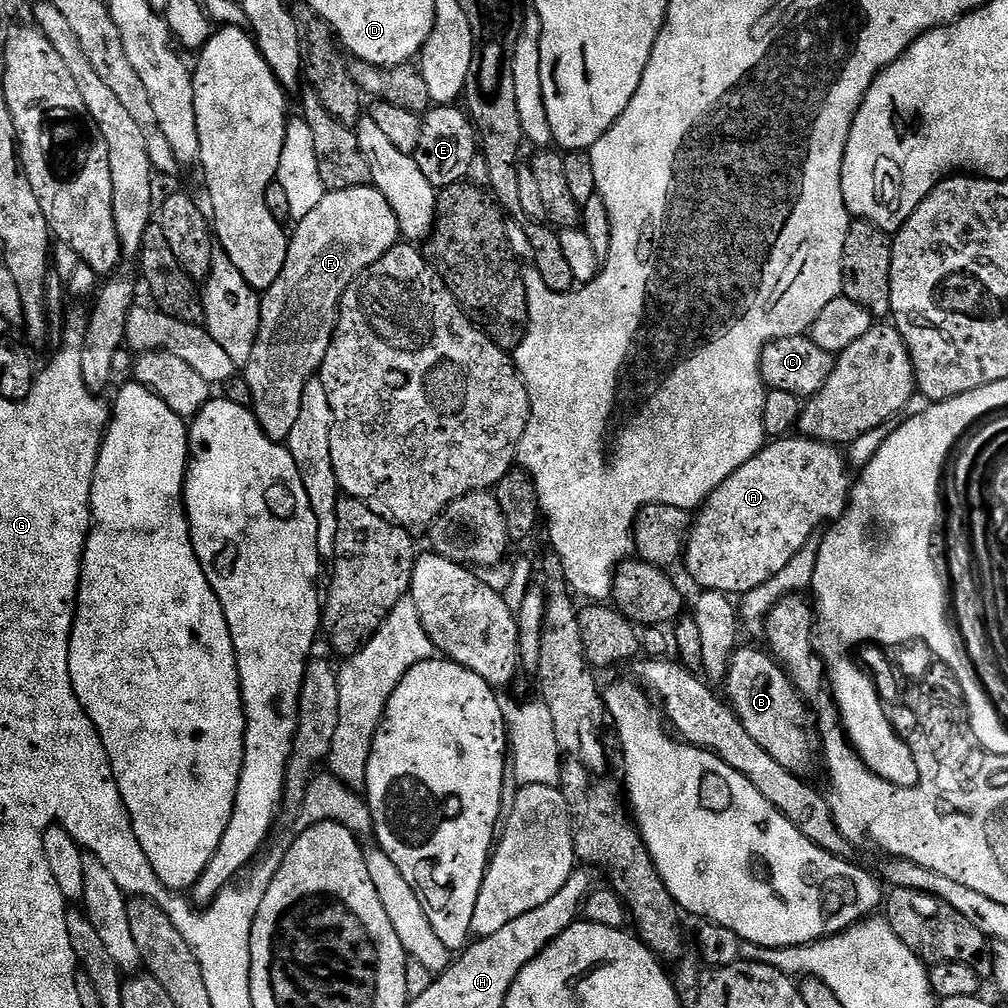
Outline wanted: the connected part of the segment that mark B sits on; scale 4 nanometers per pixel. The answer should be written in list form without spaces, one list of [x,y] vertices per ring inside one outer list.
[[[737,647],[728,675],[722,681],[723,687],[728,687],[726,700],[742,726],[746,726],[746,734],[750,734],[750,738],[754,738],[754,742],[758,742],[758,746],[774,758],[774,762],[804,778],[818,764],[818,753],[822,748],[818,725],[808,701],[793,686],[788,673],[767,651],[764,652],[756,648]]]

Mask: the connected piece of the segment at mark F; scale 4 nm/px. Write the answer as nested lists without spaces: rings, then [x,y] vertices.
[[[371,186],[328,192],[295,227],[296,233],[291,233],[288,242],[282,274],[278,274],[274,286],[263,289],[260,296],[258,338],[250,353],[250,362],[242,368],[242,375],[253,394],[252,413],[265,434],[277,442],[287,441],[290,430],[294,430],[294,422],[298,422],[304,383],[319,373],[326,350],[330,350],[345,290],[354,278],[358,278],[358,274],[362,274],[362,270],[374,266],[374,262],[378,262],[378,258],[382,258],[382,254],[389,252],[401,239],[398,218],[390,208],[390,202],[386,202],[383,194]]]

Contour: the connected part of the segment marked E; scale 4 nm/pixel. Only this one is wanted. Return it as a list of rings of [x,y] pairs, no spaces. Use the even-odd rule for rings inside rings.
[[[436,106],[423,113],[422,136],[418,138],[418,150],[414,153],[418,170],[437,188],[461,183],[464,176],[478,160],[478,137],[472,118],[460,106]]]

